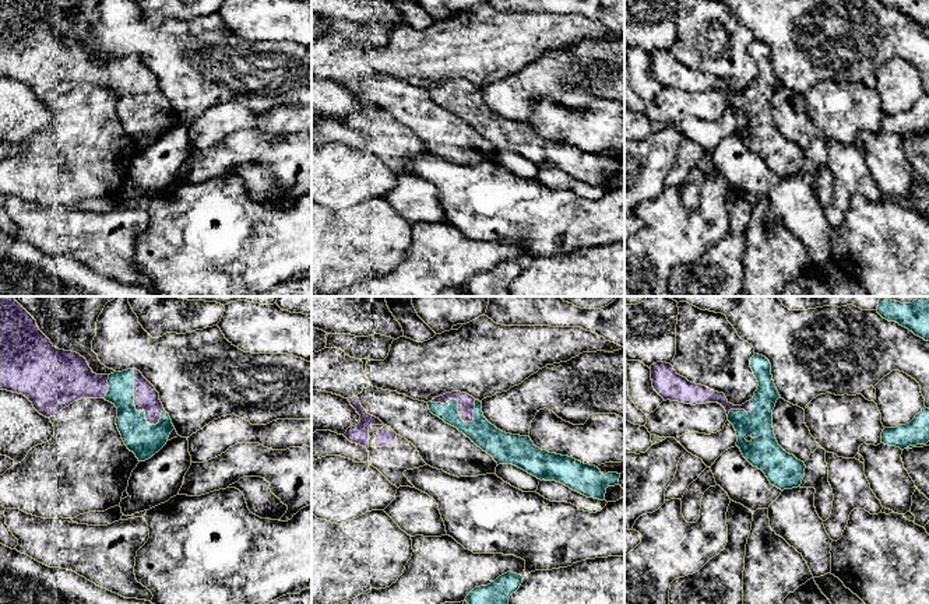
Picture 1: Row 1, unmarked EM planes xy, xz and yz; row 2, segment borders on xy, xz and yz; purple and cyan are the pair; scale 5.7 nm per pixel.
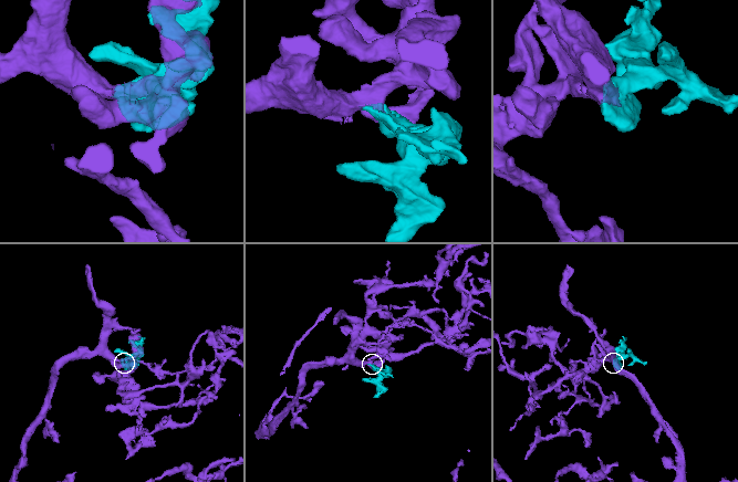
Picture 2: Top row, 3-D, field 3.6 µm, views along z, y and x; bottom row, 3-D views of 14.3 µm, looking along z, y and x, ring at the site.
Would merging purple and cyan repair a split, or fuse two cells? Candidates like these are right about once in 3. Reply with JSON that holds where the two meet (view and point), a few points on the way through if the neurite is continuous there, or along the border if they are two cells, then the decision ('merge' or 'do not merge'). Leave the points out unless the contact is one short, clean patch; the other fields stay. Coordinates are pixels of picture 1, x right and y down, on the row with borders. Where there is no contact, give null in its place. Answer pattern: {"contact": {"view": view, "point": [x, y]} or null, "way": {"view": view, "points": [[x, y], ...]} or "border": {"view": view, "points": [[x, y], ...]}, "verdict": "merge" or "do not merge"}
{"contact": {"view": "xy", "point": [134, 403]}, "verdict": "merge"}

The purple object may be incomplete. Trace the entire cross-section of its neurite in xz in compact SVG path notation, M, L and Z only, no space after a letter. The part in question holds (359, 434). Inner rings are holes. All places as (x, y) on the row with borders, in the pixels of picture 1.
M358 397L348 401L360 415L360 422L348 428L344 436L349 442L366 447L369 464L377 468L393 485L415 488L404 473L427 466L416 447L379 418L367 414Z

